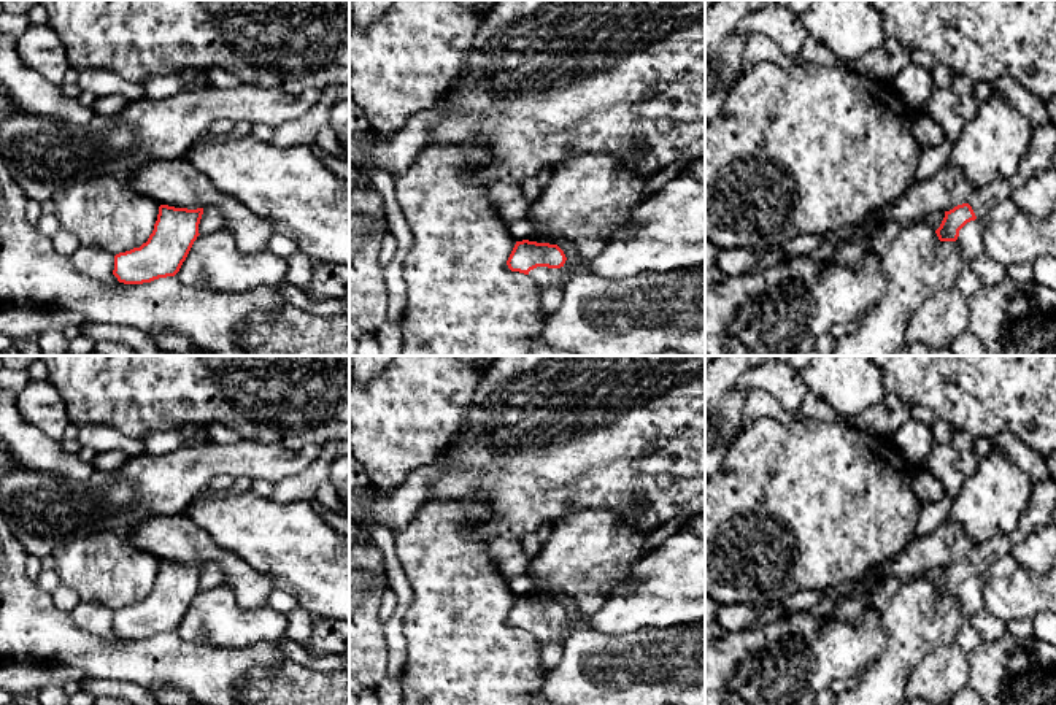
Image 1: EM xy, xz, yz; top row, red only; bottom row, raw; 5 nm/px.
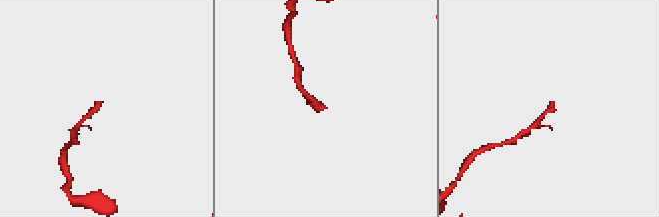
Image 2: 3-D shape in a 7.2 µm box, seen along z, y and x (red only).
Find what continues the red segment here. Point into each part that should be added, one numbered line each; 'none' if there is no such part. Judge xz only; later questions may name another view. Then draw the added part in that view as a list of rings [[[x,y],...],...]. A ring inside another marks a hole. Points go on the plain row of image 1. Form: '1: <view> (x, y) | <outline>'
1: xz (543, 632) | [[[537,622],[529,627],[529,632],[537,638],[540,646],[546,643],[562,643],[562,630],[564,624],[548,624],[548,622]]]

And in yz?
1: yz (1042, 505) | [[[1045,478],[1034,484],[1031,500],[1015,534],[1000,535],[972,546],[967,559],[972,562],[977,575],[988,573],[1000,557],[1010,554],[1012,548],[1024,540],[1035,527],[1051,526],[1054,511],[1056,483],[1051,478]]]

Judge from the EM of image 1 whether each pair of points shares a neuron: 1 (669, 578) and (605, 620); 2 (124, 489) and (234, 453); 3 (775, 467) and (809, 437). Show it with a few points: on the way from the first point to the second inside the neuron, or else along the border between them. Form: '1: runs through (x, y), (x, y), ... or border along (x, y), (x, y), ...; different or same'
1: runs through (653, 589), (621, 613); same
2: runs through (151, 486), (165, 485), (207, 461); same
3: runs through (783, 462), (801, 445); same

